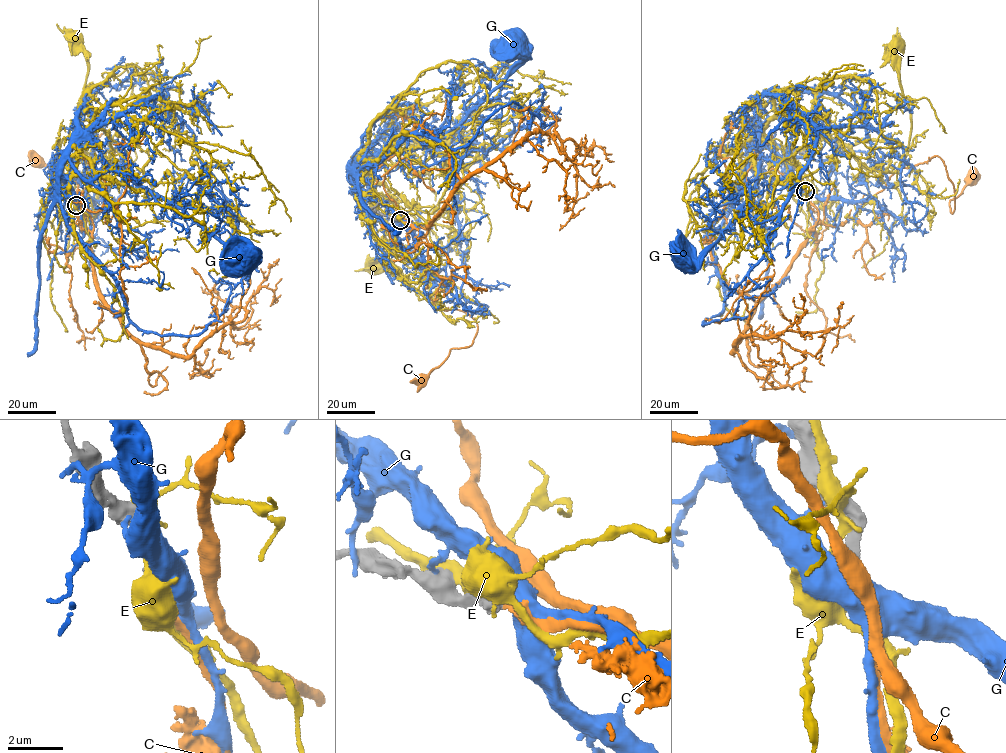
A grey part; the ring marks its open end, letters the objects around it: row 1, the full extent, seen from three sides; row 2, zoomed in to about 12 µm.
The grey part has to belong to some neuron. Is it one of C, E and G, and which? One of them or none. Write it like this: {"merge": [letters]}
{"merge": ["C"]}

